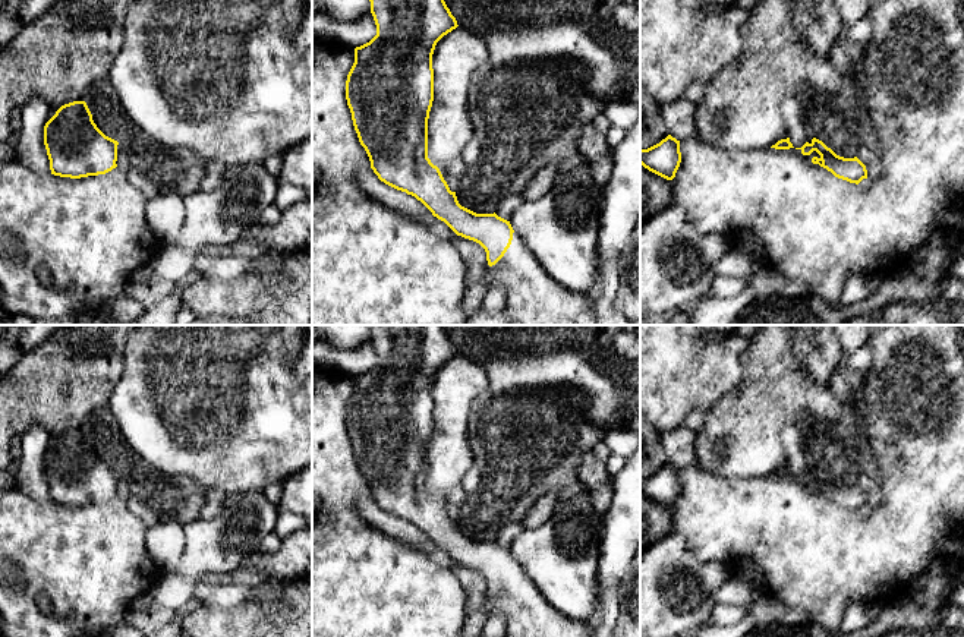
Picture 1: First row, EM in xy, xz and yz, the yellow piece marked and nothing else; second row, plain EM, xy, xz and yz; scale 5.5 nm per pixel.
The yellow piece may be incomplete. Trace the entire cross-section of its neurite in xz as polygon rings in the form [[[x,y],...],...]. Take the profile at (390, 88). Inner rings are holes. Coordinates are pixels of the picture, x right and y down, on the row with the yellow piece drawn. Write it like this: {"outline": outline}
{"outline": [[[369,0],[377,35],[355,48],[355,63],[346,81],[346,100],[355,130],[365,148],[371,168],[385,185],[420,201],[434,217],[444,221],[457,236],[479,243],[486,252],[492,281],[505,287],[505,312],[510,325],[598,325],[595,309],[579,293],[564,288],[545,272],[510,221],[494,214],[476,214],[457,201],[440,168],[428,158],[428,119],[434,101],[432,54],[437,42],[456,29],[457,21],[444,0]]]}

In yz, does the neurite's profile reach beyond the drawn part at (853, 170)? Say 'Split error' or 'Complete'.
Complete

